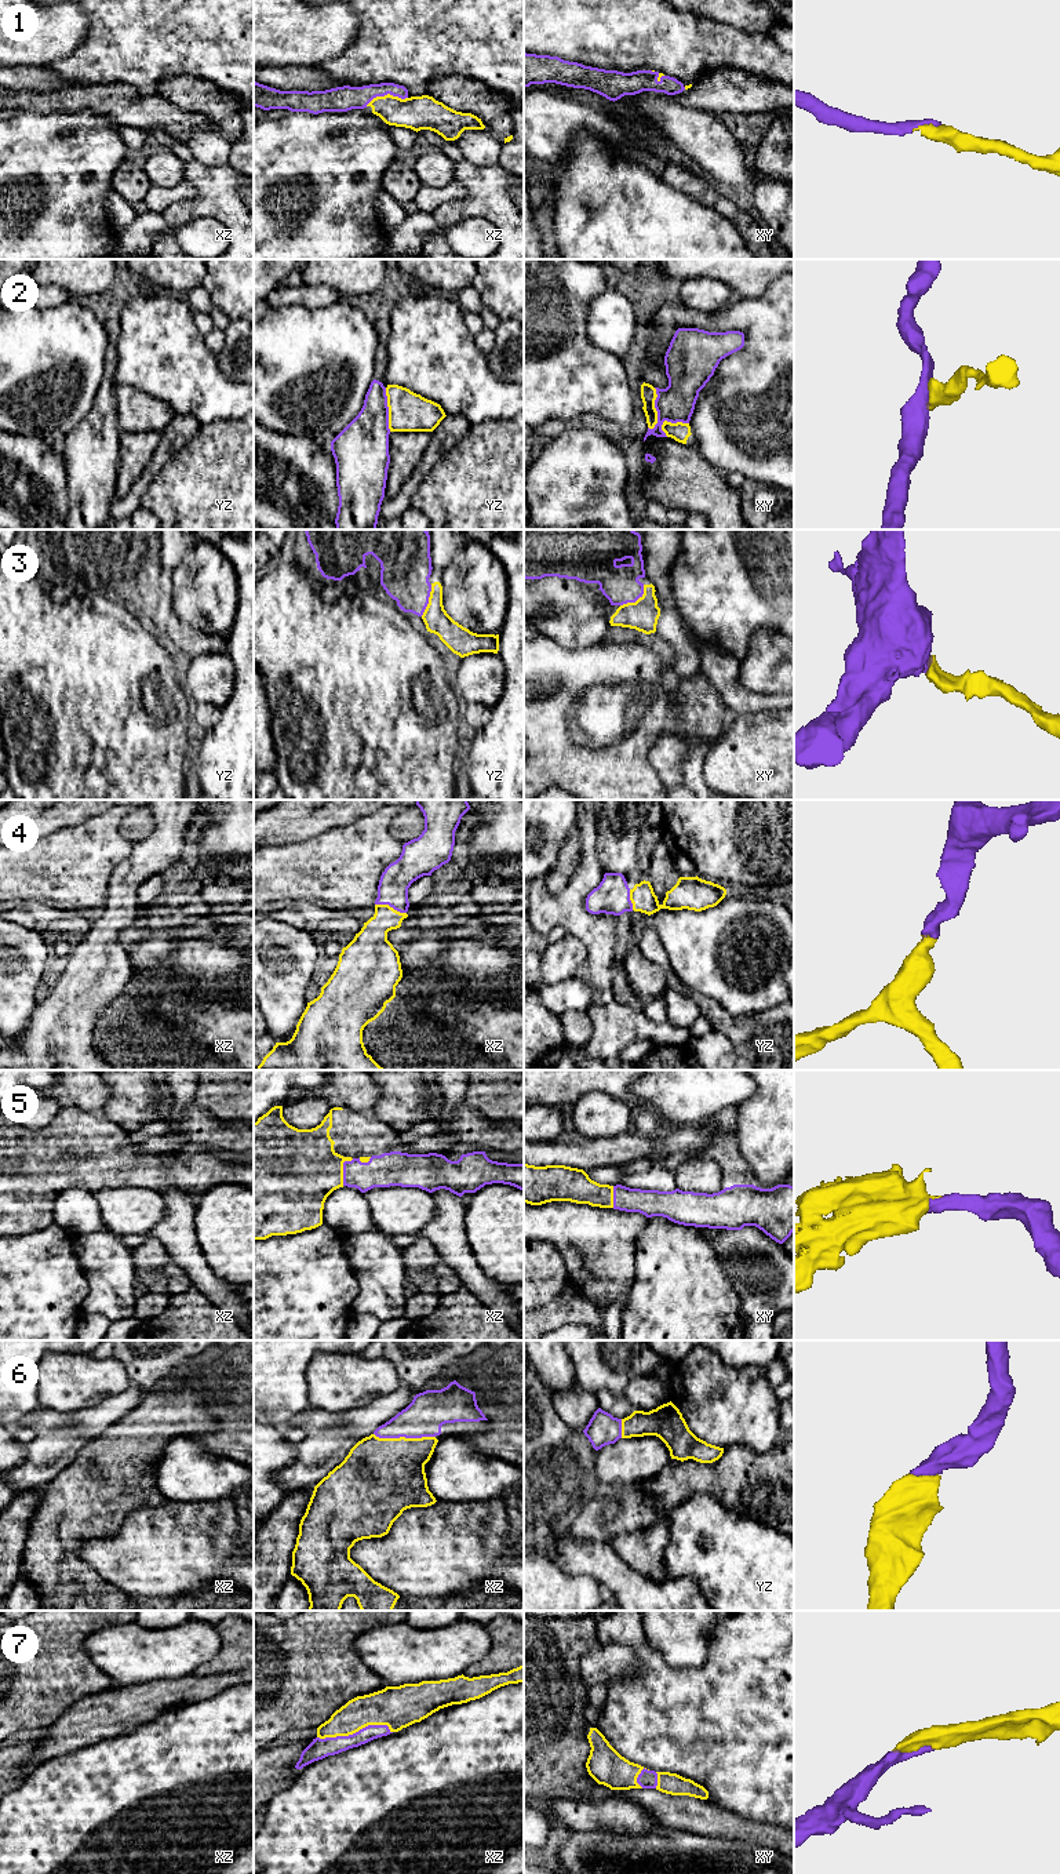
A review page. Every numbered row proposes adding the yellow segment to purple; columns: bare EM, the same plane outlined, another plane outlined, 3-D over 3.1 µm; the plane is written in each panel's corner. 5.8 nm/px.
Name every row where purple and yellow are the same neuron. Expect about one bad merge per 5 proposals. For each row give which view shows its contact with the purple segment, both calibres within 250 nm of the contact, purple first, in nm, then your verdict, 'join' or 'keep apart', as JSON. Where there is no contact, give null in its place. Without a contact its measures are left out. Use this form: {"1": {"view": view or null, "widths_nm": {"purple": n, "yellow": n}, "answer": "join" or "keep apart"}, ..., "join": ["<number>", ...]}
{"1": {"view": "xz", "widths_nm": {"purple": 150, "yellow": 190}, "answer": "join"}, "2": {"view": "xy", "widths_nm": {"purple": 220, "yellow": 100}, "answer": "keep apart"}, "3": {"view": "xy", "widths_nm": {"purple": 220, "yellow": 180}, "answer": "join"}, "4": {"view": "xz", "widths_nm": {"purple": 180, "yellow": 200}, "answer": "join"}, "5": {"view": "xz", "widths_nm": {"purple": 190, "yellow": 440}, "answer": "join"}, "6": {"view": "xz", "widths_nm": {"purple": 220, "yellow": 440}, "answer": "join"}, "7": {"view": "xz", "widths_nm": {"purple": 120, "yellow": 220}, "answer": "join"}, "join": ["1", "3", "4", "5", "6", "7"]}

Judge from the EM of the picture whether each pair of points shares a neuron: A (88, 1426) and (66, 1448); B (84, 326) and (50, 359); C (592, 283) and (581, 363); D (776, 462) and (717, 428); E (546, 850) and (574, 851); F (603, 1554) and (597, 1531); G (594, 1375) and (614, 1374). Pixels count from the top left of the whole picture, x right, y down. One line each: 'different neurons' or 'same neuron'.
A: same neuron
B: same neuron
C: same neuron
D: same neuron
E: different neurons
F: different neurons
G: same neuron

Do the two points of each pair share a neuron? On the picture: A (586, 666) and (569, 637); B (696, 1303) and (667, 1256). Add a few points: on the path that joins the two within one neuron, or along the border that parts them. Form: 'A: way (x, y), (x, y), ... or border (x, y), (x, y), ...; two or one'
A: border (550, 636), (561, 646), (569, 648), (597, 646); two
B: way (685, 1292), (678, 1284), (676, 1267); one

